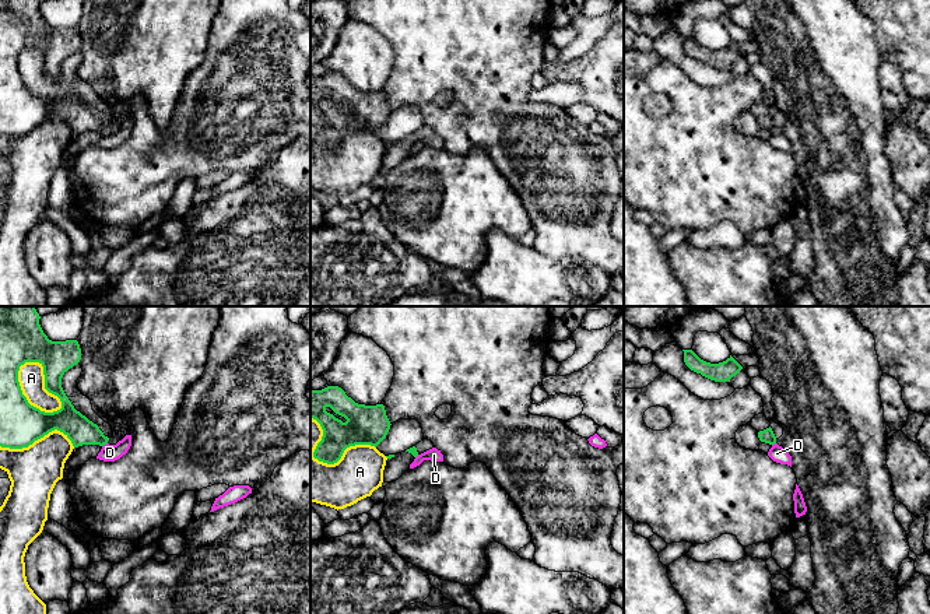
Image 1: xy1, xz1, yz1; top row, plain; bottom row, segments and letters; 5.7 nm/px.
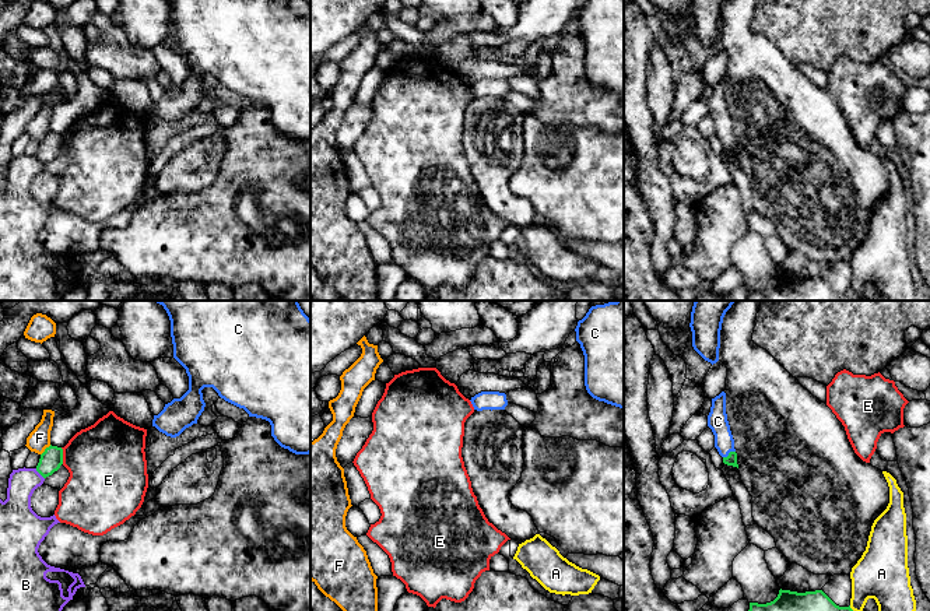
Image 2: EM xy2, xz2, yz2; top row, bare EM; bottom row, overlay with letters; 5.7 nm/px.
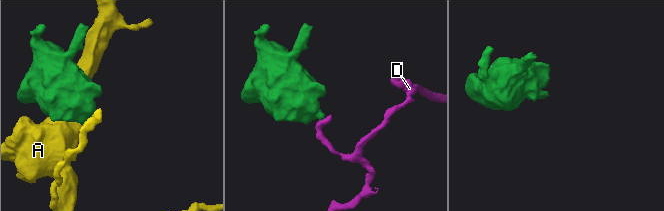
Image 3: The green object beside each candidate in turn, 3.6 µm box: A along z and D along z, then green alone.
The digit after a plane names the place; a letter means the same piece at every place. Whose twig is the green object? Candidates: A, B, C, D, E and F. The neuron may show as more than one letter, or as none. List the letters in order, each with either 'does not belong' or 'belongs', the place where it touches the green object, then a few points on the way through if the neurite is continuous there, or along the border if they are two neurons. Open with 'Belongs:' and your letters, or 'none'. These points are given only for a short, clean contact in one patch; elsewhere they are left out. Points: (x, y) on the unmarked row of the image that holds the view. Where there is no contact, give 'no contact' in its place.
Belongs: C
A: does not belong; meets green in xy1 at (45, 65)
B: does not belong; meets green in xy2 at (39, 160); border along xy2 (35, 155), (44, 165)
C: belongs; meets green in yz2 at (729, 140); runs through yz2 (732, 146), (729, 140), (718, 108)
D: does not belong; meets green in xy1 at (104, 130); border along xy1 (106, 129), (102, 133)
E: does not belong; meets green in xy2 at (62, 143)
F: does not belong; meets green in xy2 at (45, 136); border along xy2 (51, 132), (41, 141)

